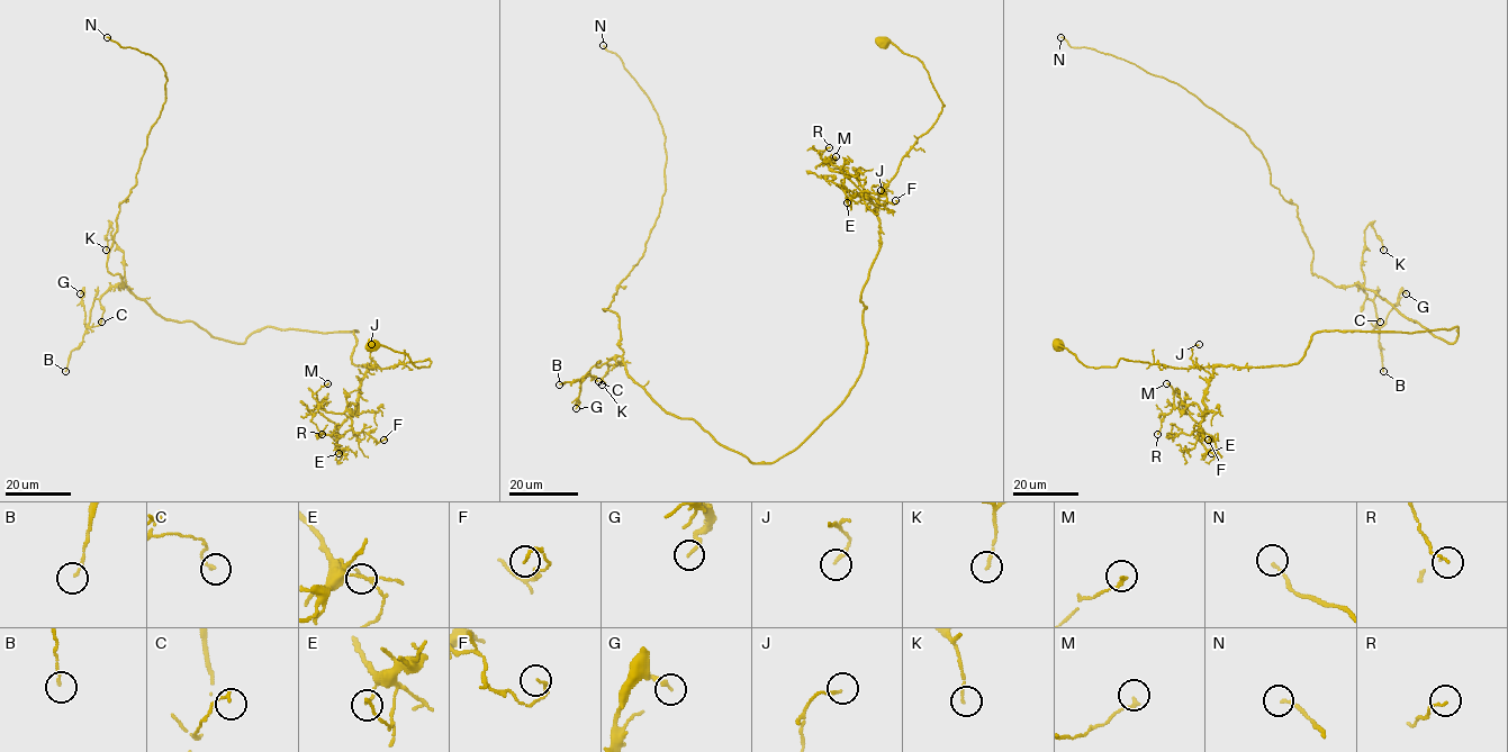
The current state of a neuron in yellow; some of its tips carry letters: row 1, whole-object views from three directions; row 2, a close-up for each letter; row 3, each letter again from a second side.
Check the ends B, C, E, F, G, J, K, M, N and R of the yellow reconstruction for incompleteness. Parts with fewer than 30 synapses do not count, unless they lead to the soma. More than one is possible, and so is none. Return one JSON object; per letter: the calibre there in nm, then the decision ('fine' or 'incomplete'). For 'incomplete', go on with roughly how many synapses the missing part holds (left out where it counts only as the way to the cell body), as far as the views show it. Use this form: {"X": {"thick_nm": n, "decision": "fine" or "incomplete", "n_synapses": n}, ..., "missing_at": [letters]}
{"B": {"thick_nm": 100, "decision": "fine"}, "C": {"thick_nm": 150, "decision": "fine"}, "E": {"thick_nm": 100, "decision": "fine"}, "F": {"thick_nm": 120, "decision": "fine"}, "G": {"thick_nm": 160, "decision": "fine"}, "J": {"thick_nm": 130, "decision": "fine"}, "K": {"thick_nm": 120, "decision": "fine"}, "M": {"thick_nm": 170, "decision": "fine"}, "N": {"thick_nm": 130, "decision": "incomplete", "n_synapses": 50}, "R": {"thick_nm": 100, "decision": "fine"}, "missing_at": ["N"]}

